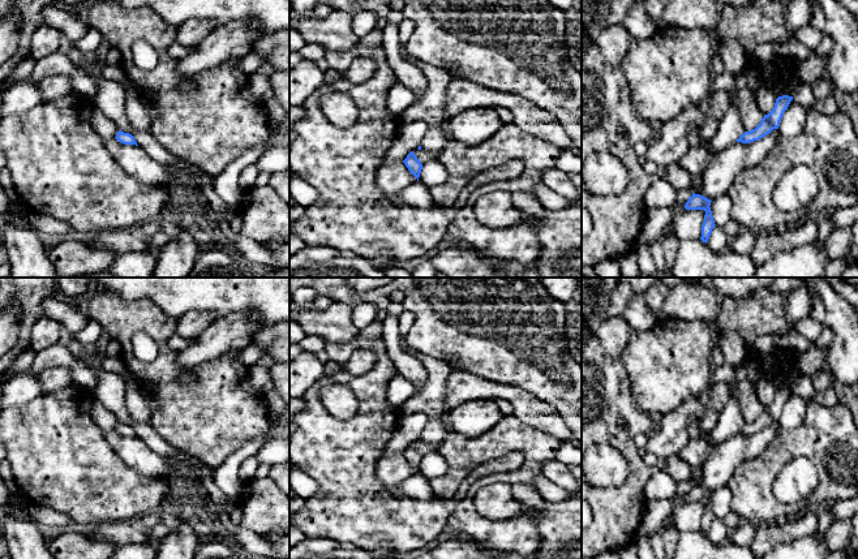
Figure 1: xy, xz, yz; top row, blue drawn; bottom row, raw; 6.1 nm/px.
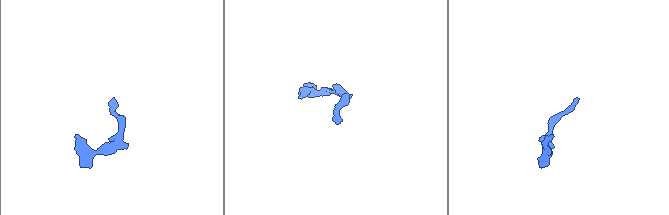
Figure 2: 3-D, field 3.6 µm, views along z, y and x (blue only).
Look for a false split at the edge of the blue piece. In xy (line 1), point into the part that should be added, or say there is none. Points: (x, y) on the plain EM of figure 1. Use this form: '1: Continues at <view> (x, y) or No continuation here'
1: No continuation here

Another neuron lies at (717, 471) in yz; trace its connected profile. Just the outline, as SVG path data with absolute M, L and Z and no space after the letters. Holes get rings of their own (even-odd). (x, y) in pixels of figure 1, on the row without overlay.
M778 421L750 435L734 434L716 446L715 453L703 464L703 473L694 485L708 491L728 486L734 470L746 460L758 457L780 429Z

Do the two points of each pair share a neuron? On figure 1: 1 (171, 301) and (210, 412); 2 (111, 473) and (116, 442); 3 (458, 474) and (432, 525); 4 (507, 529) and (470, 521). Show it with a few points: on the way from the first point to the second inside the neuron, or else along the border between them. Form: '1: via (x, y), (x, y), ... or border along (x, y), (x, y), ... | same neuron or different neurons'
1: border along (151, 300), (166, 314), (176, 319) | different neurons
2: border along (102, 430), (106, 442), (114, 452), (137, 472) | different neurons
3: border along (436, 494), (451, 499) | different neurons
4: via (498, 529), (479, 529) | same neuron

